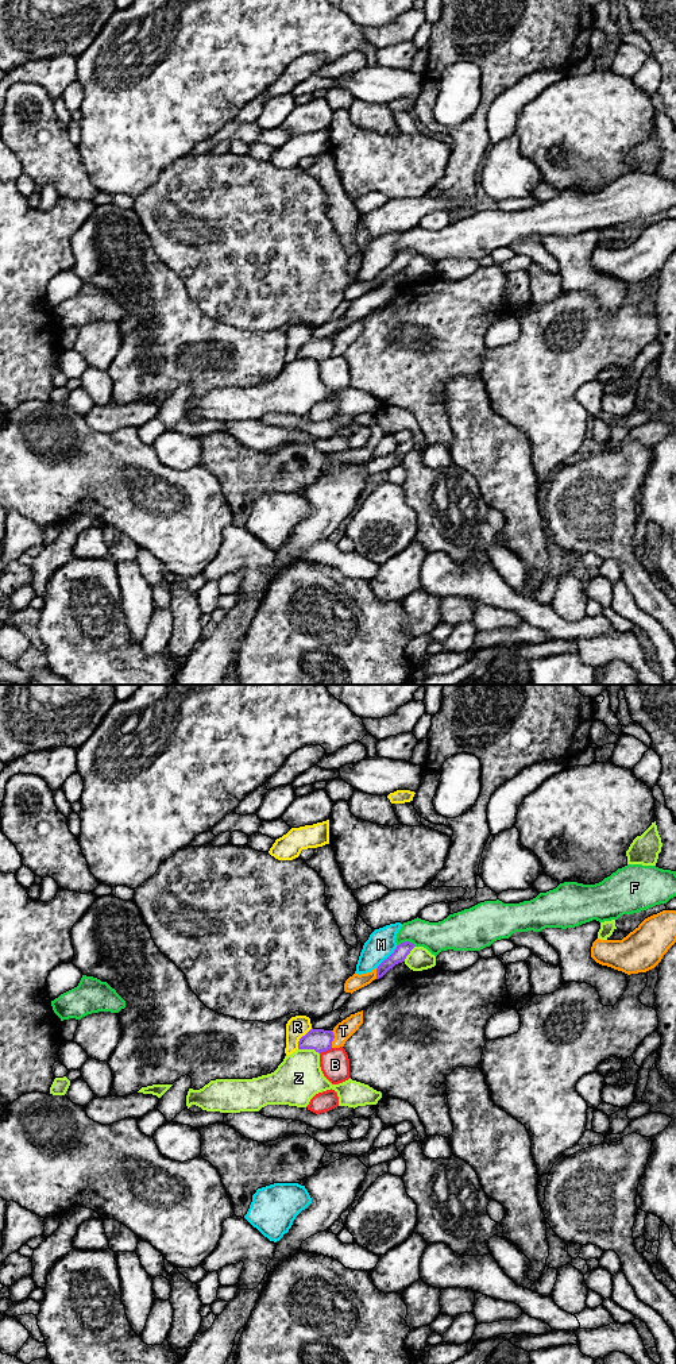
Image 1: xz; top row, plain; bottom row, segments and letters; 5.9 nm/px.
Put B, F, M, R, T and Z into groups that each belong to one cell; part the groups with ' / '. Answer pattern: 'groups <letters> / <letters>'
groups B R / F / M / T / Z

